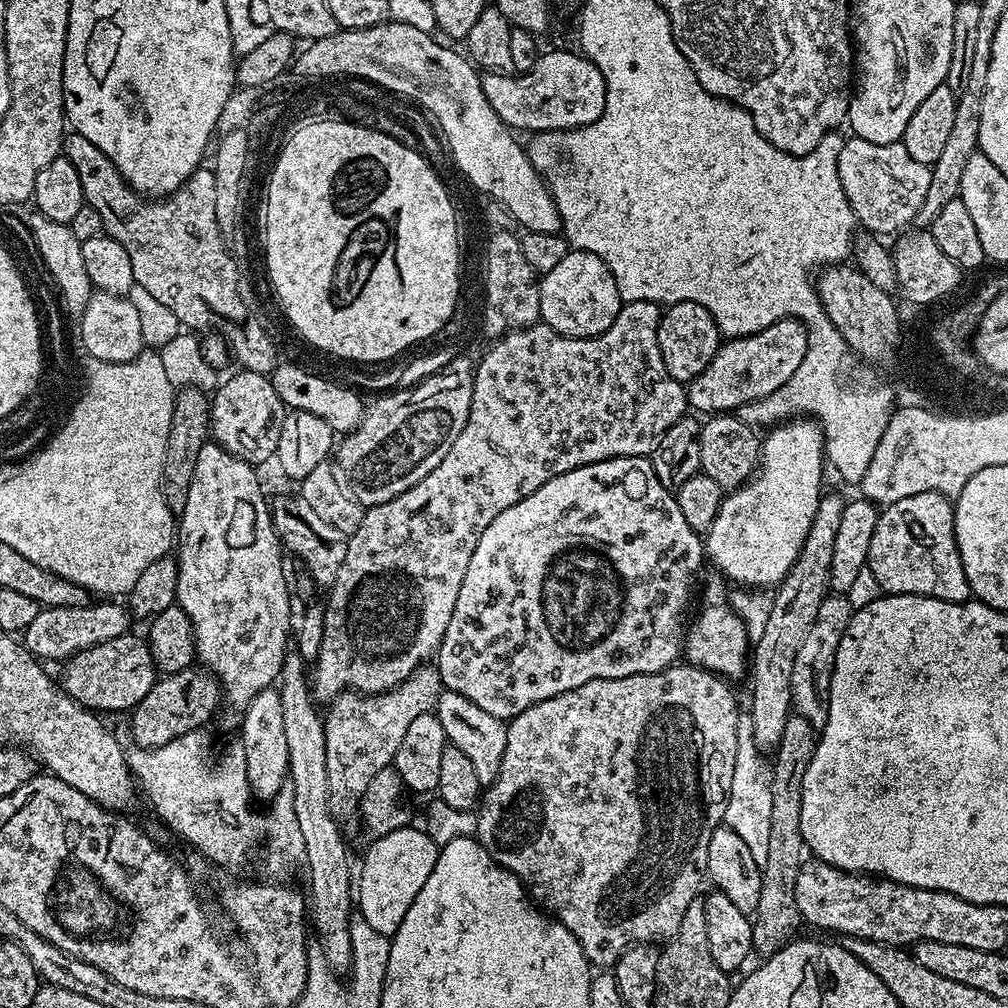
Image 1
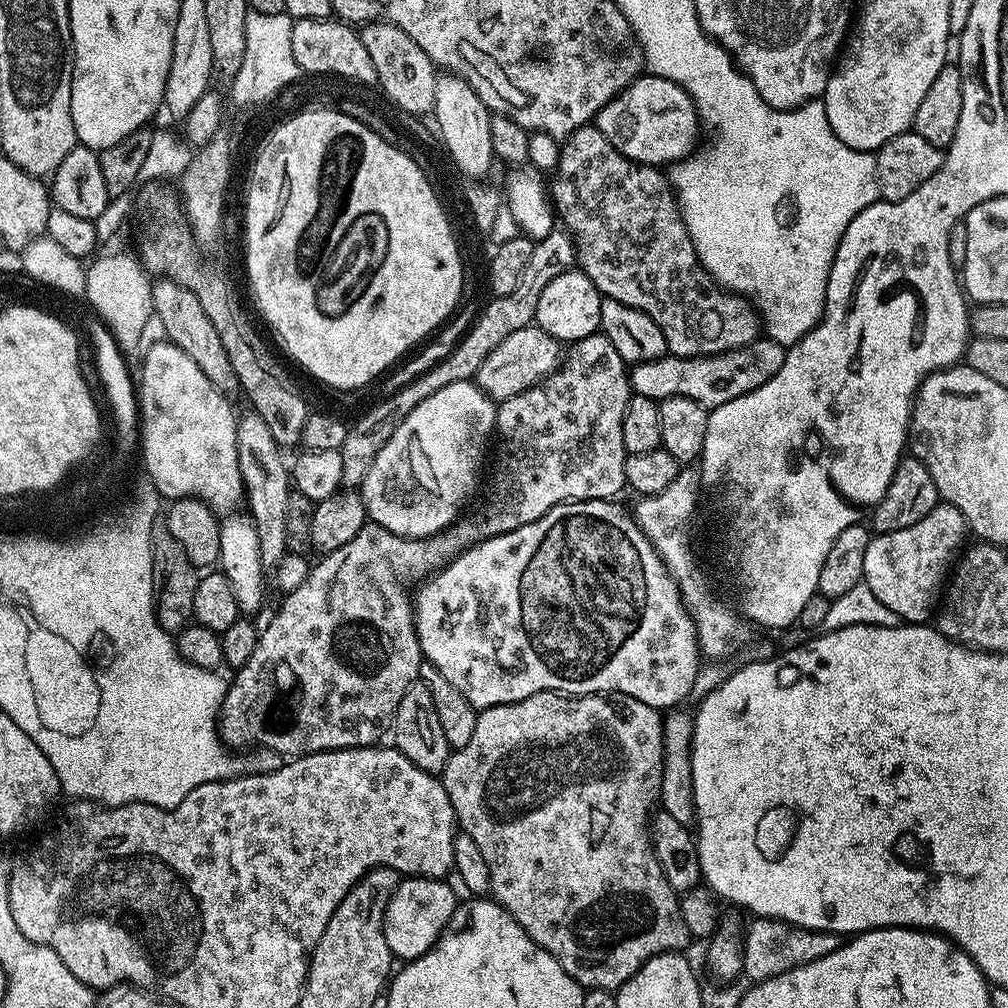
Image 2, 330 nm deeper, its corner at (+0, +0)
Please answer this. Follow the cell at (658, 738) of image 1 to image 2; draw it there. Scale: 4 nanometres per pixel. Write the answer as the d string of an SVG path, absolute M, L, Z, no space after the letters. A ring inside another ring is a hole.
M539 692L522 702L499 704L483 709L476 717L474 735L466 746L455 749L449 755L442 773L442 781L459 827L478 846L486 866L490 868L490 892L497 904L530 934L530 938L542 950L546 950L580 983L585 990L607 988L615 990L626 983L650 958L663 952L679 953L690 941L690 933L680 913L678 894L666 882L666 874L652 848L650 817L660 798L660 779L664 769L664 722L657 709L638 702L638 698L597 694L595 696L569 696L558 692Z

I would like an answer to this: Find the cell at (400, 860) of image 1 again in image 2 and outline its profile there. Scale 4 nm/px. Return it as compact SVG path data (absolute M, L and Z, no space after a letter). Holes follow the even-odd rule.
M410 876L397 883L392 897L384 911L384 933L386 946L390 946L397 961L417 960L426 950L432 948L441 930L454 912L458 897L444 878L431 876Z

